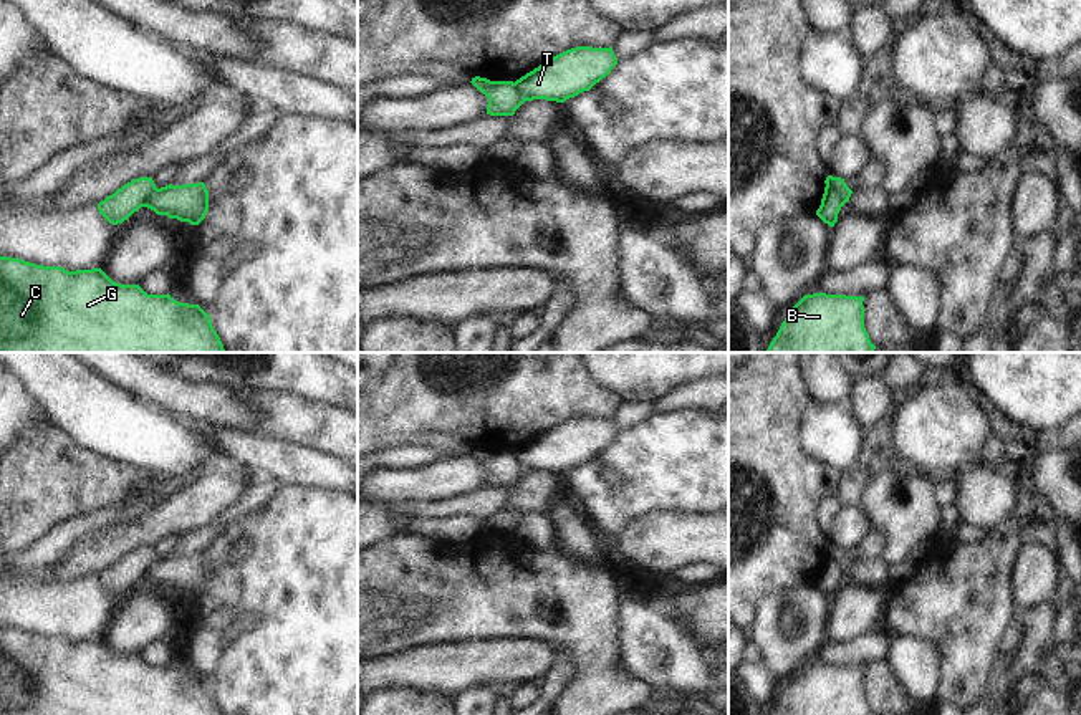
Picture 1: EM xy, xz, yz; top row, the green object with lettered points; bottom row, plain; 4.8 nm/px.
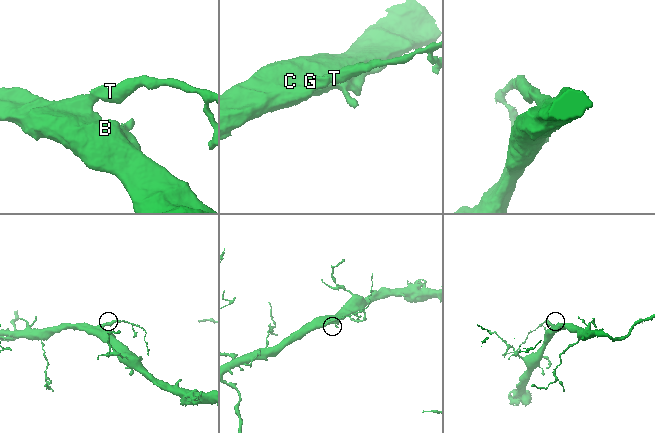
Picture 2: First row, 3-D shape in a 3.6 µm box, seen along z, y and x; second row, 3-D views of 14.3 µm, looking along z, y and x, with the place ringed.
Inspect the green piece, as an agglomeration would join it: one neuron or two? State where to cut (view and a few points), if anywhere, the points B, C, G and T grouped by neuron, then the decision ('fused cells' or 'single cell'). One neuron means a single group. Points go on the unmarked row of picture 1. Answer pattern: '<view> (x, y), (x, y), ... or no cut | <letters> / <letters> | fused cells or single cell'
yz (826, 555), (846, 571) | B C G / T | fused cells

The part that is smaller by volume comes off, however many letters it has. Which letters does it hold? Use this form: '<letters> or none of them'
T

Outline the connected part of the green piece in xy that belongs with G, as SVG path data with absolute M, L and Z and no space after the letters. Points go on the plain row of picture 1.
M0 627L0 715L222 715L210 685L199 675L179 674L167 665L147 665L139 655L113 652L101 639L68 642L61 637L35 636L20 629Z

